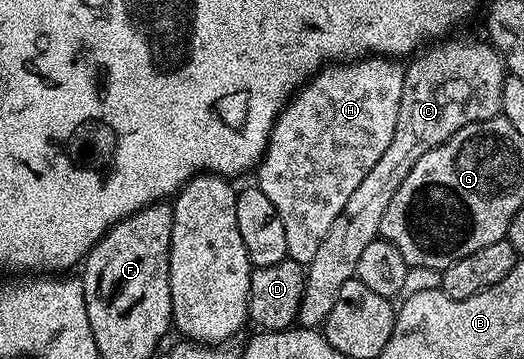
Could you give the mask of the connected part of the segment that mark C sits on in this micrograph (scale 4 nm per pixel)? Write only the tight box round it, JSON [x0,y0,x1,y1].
[298,36,506,328]

